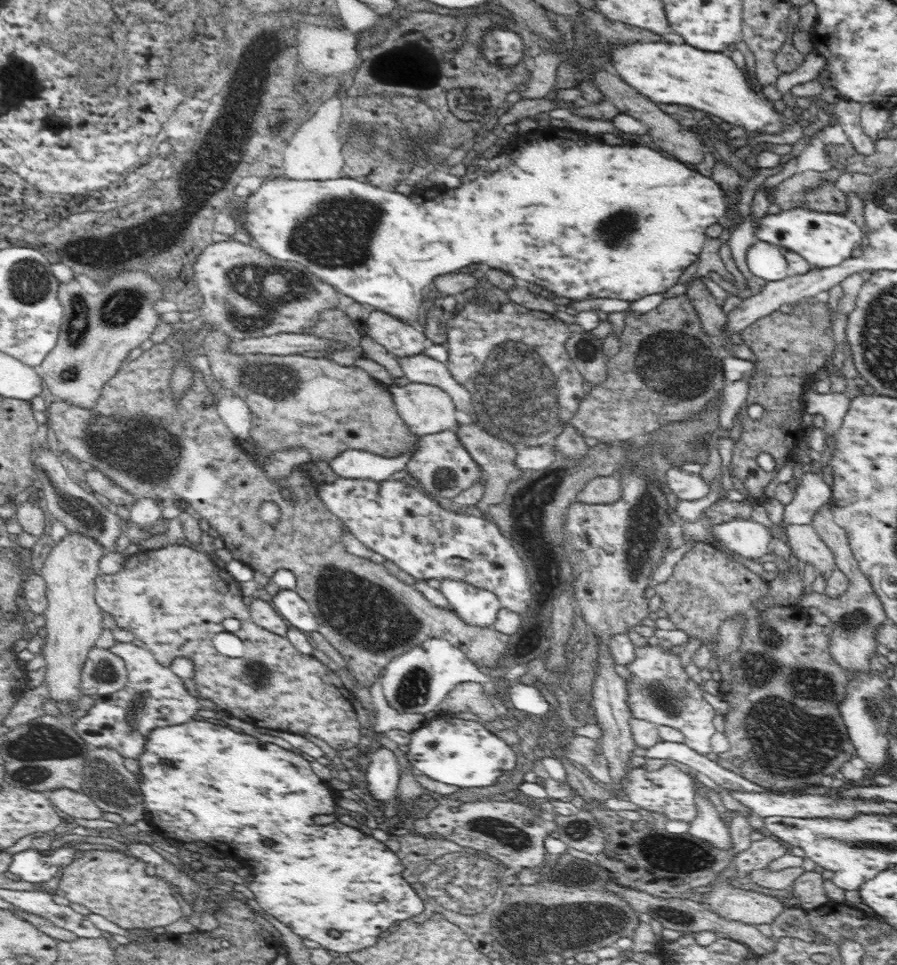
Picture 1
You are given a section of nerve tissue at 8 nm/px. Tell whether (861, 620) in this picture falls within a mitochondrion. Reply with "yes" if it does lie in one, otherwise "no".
yes

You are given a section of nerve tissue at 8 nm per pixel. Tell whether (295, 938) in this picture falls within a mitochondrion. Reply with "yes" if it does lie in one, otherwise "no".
no

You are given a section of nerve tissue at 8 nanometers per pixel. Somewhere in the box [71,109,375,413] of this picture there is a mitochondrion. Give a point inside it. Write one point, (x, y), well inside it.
(245, 280)

